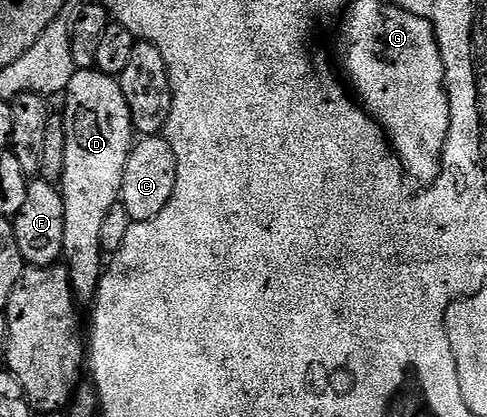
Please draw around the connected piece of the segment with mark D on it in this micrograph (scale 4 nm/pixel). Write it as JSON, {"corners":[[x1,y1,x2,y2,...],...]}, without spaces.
{"corners":[[80,69,68,79,68,89,63,92,64,128,66,129,66,169,62,180,64,204,66,205,66,237,64,238,63,262,68,268,68,276,72,282,72,291,77,300,91,300,95,296,102,274,102,221,106,213,120,197,122,173,126,169,128,154,132,151,134,128,132,114,126,105,126,97,122,93,119,82,113,76,103,75,95,69]]}

